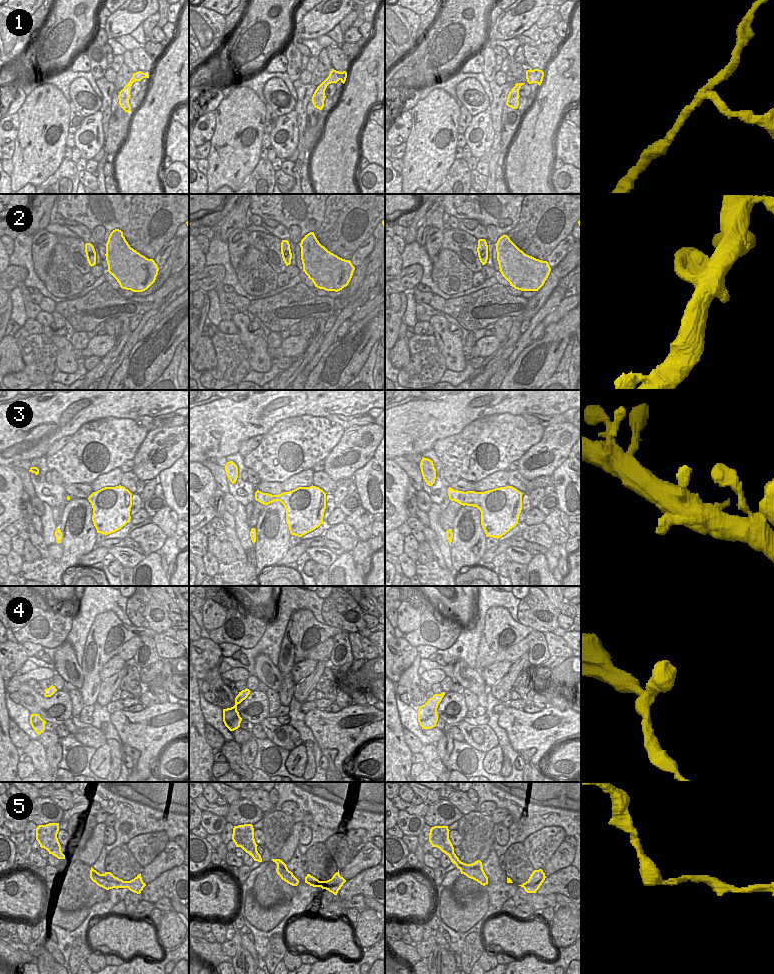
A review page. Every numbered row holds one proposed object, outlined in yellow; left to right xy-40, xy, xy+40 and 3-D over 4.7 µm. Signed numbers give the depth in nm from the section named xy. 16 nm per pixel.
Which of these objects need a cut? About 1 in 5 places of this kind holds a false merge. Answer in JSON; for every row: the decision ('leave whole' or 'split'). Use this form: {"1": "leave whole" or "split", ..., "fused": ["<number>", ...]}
{"1": "leave whole", "2": "leave whole", "3": "leave whole", "4": "leave whole", "5": "leave whole", "fused": []}

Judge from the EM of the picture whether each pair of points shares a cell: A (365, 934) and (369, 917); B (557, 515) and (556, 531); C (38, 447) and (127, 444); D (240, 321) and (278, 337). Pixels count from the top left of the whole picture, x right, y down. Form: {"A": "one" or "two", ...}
{"A": "one", "B": "one", "C": "two", "D": "two"}

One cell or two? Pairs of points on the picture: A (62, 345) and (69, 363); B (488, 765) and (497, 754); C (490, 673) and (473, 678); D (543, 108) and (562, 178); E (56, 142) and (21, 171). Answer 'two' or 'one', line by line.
A: one
B: one
C: two
D: two
E: one

